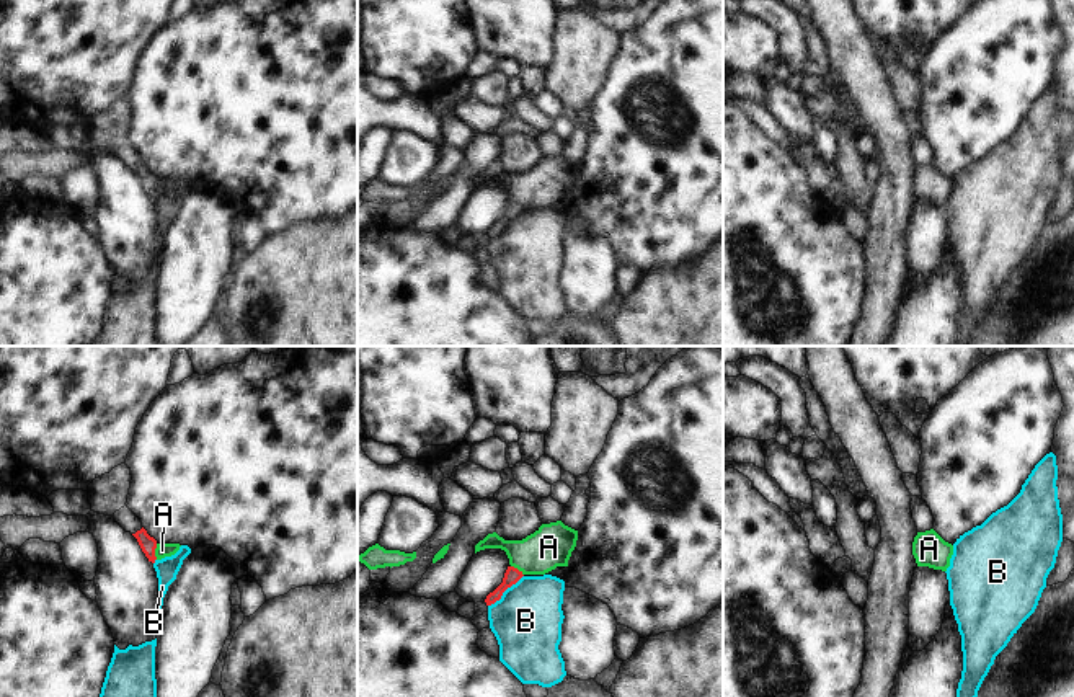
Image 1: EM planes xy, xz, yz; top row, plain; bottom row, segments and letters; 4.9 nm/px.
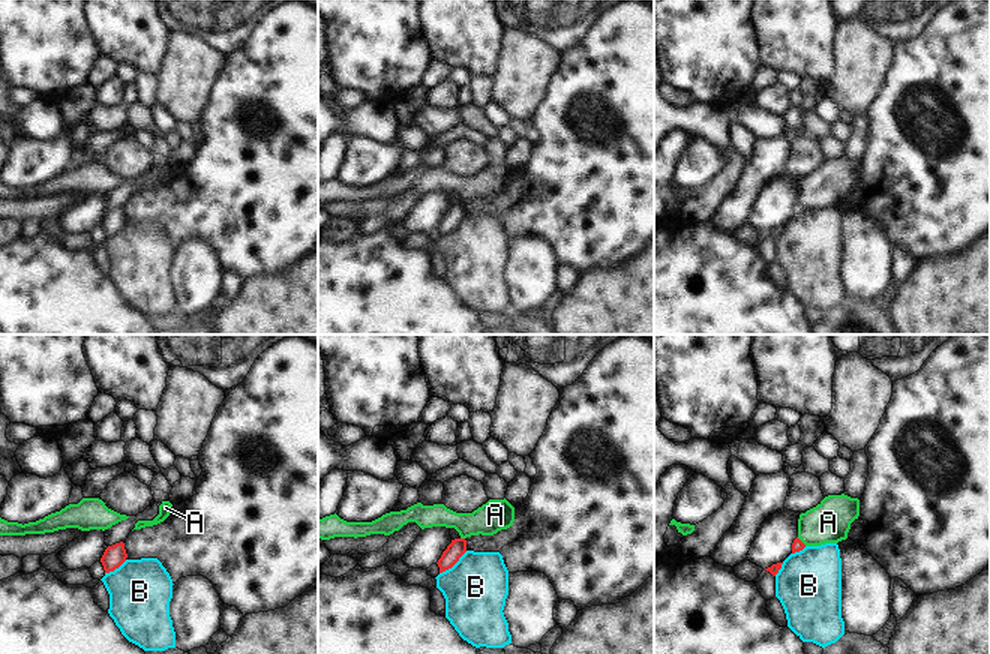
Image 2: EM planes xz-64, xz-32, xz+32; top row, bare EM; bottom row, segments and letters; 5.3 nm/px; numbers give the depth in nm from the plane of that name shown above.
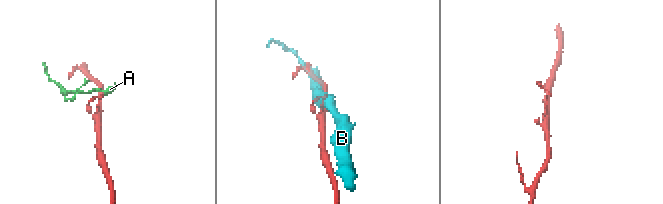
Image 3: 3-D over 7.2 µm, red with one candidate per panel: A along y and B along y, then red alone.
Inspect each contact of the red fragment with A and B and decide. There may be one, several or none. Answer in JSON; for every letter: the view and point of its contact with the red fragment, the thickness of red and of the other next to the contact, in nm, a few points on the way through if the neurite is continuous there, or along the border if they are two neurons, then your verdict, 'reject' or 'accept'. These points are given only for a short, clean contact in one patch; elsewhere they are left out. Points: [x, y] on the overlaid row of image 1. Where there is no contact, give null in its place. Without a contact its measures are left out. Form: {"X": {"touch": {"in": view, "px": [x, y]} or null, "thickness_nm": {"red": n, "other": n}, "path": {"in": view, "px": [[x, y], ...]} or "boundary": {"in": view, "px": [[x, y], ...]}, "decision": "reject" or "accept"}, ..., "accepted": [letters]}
{"A": {"touch": {"in": "xy", "px": [154, 552]}, "thickness_nm": {"red": 80, "other": 70}, "boundary": {"in": "xy", "px": [[157, 544], [155, 559]]}, "decision": "reject"}, "B": {"touch": {"in": "xz", "px": [505, 590]}, "thickness_nm": {"red": 80, "other": 340}, "decision": "reject"}, "accepted": []}

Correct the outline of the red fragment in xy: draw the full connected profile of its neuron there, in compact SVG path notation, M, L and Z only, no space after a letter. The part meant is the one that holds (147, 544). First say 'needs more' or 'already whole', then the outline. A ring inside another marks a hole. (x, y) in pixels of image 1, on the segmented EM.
already whole | M144 527L132 535L137 539L139 545L140 545L142 552L145 553L145 557L149 558L149 562L155 563L157 540L153 537L150 537Z

